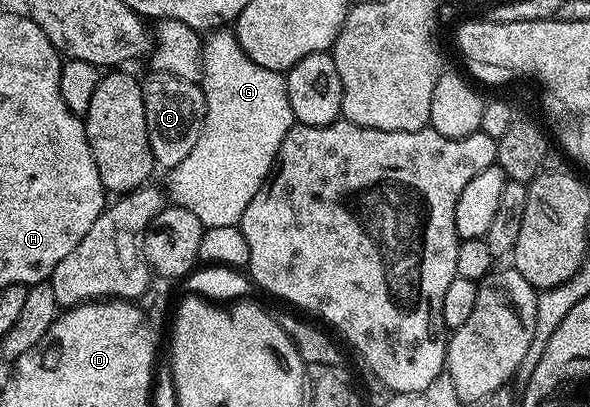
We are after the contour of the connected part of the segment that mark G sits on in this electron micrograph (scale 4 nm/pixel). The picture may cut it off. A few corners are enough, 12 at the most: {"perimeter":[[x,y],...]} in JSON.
{"perimeter":[[204,39],[203,128],[168,171],[202,227],[240,223],[295,125],[284,77]]}

